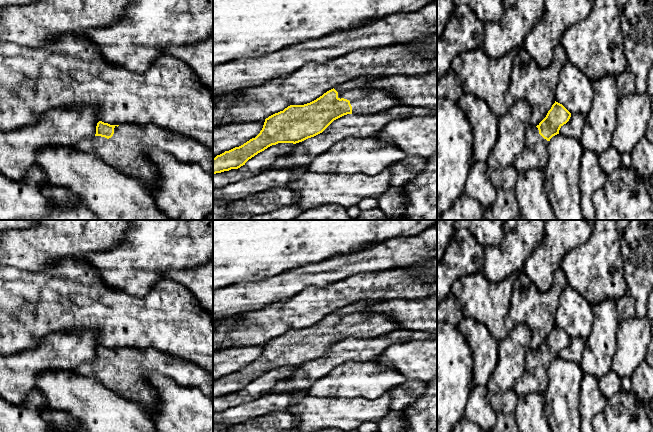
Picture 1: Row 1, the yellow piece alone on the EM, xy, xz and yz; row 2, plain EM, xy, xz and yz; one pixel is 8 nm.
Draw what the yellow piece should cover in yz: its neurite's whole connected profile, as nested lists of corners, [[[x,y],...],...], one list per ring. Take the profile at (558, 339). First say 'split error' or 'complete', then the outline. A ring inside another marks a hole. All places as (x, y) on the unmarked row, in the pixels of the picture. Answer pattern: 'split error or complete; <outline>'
split error; [[[555,325],[546,341],[537,350],[528,348],[524,373],[513,387],[519,398],[535,392],[544,394],[548,384],[548,367],[553,360],[559,358],[560,352],[570,341],[571,337]]]

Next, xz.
split error; [[[358,301],[336,310],[310,327],[290,329],[269,340],[255,362],[213,382],[213,398],[238,393],[272,369],[296,368],[314,361],[344,339],[371,339],[400,329],[386,316],[368,312],[367,307],[371,303],[373,301]]]

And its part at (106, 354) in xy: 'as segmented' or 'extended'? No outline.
extended

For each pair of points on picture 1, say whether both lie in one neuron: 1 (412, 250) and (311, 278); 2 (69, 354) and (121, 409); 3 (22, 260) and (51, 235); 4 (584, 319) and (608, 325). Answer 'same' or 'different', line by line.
1: same
2: different
3: same
4: different

